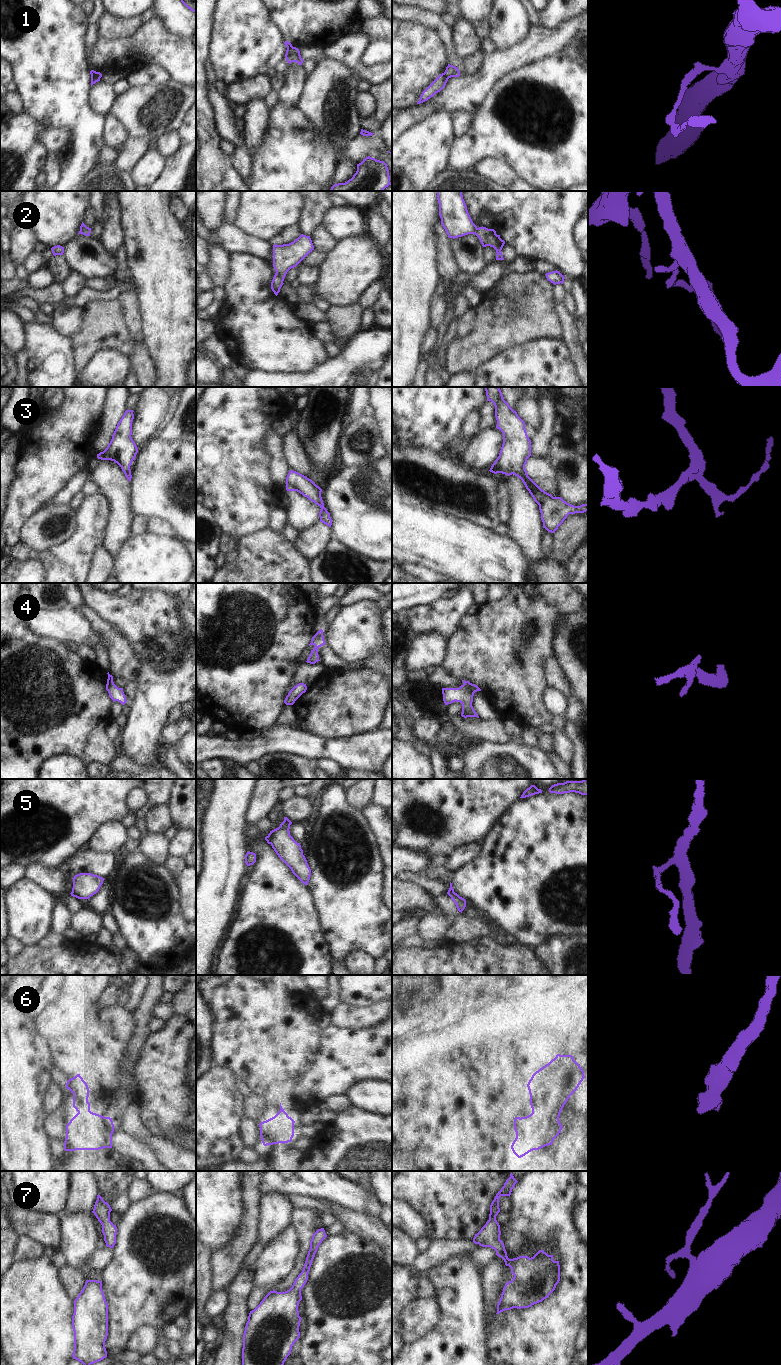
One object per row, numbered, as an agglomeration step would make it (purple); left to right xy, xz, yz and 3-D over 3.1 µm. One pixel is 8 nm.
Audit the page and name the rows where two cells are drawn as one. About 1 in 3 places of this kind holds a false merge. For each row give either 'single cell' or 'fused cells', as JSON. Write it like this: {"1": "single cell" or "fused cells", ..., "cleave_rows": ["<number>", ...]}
{"1": "fused cells", "2": "fused cells", "3": "single cell", "4": "single cell", "5": "fused cells", "6": "single cell", "7": "single cell", "cleave_rows": ["1", "2", "5"]}

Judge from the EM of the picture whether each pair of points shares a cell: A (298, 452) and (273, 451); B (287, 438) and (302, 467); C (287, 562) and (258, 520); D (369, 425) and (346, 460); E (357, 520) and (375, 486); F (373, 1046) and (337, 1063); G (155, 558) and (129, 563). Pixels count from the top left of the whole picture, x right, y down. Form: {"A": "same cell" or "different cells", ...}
{"A": "different cells", "B": "same cell", "C": "different cells", "D": "same cell", "E": "same cell", "F": "same cell", "G": "same cell"}

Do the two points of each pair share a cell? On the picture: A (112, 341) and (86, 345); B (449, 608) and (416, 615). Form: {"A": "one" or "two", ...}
{"A": "one", "B": "one"}

